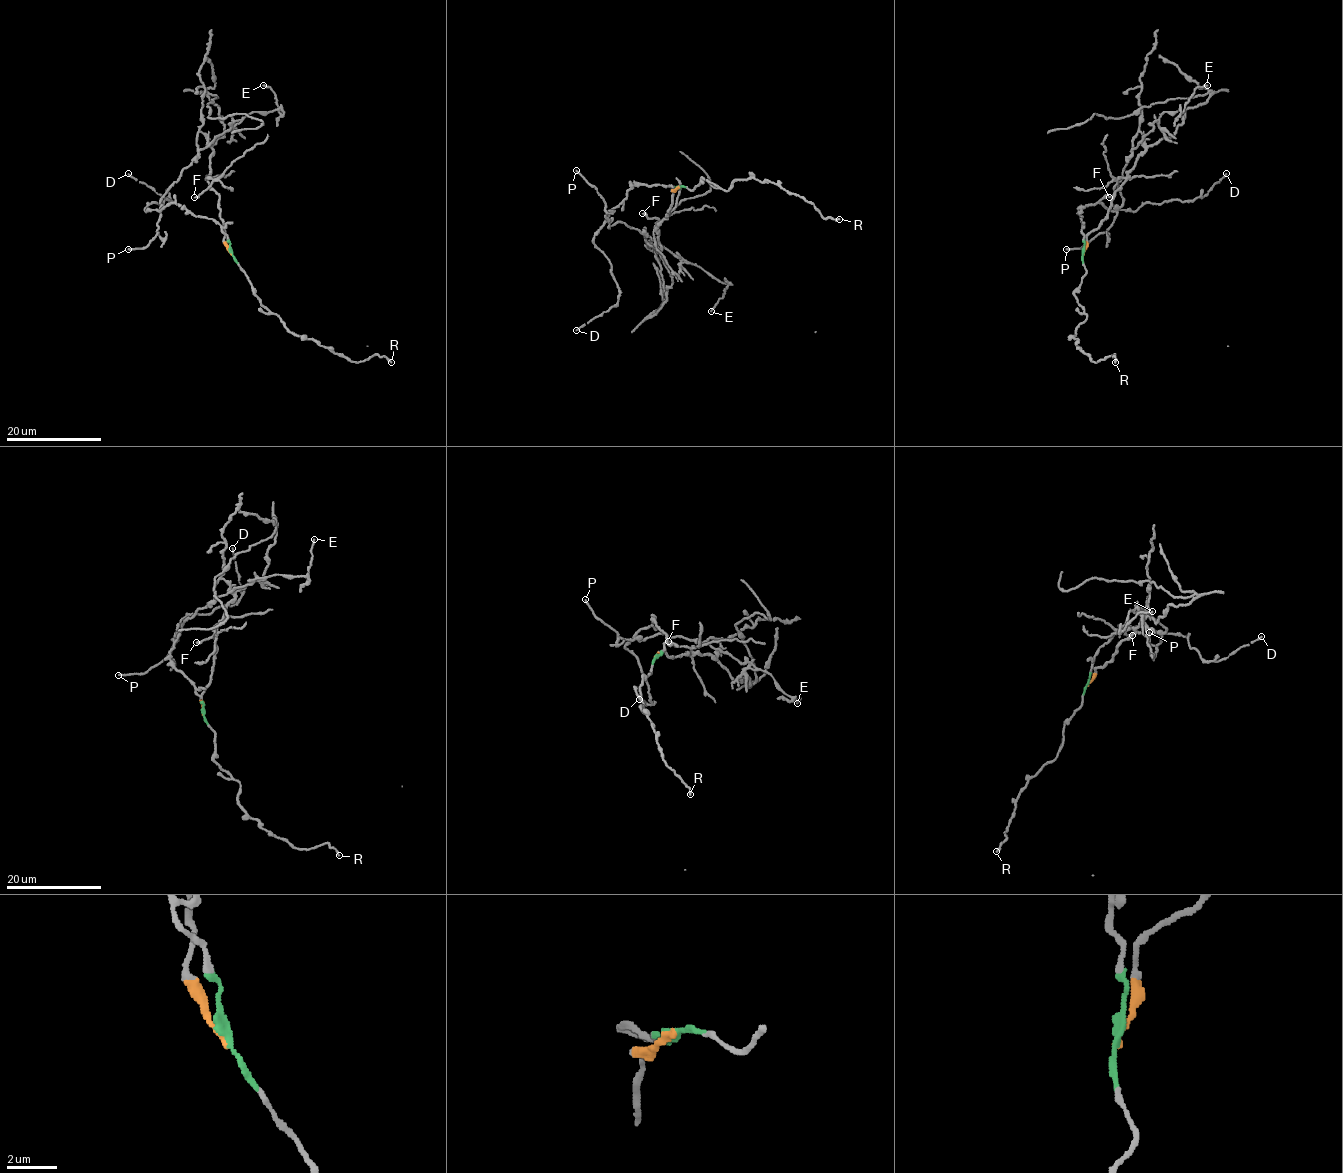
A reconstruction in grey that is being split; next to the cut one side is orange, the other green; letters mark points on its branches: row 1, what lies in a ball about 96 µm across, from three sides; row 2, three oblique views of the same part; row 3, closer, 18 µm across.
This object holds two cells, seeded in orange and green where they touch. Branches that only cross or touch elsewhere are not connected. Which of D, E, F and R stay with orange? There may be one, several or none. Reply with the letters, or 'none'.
E, F

